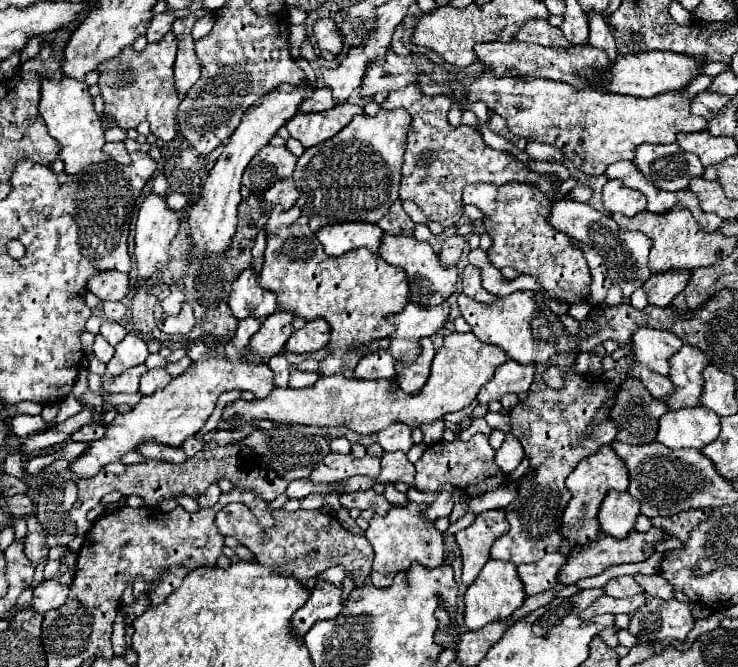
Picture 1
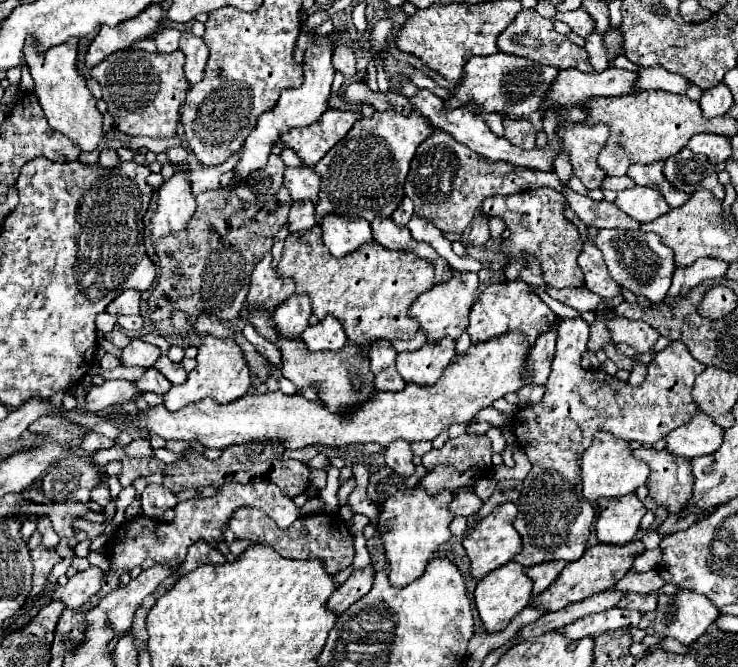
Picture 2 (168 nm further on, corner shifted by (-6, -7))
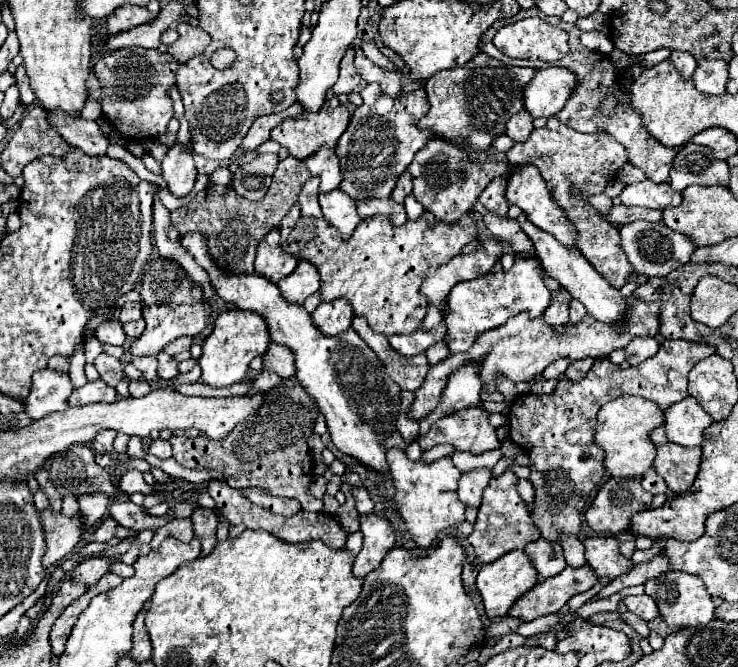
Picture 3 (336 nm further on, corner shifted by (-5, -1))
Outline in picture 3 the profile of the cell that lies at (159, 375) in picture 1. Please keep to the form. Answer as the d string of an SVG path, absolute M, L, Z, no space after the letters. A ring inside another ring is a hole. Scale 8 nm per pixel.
M134 356L132 358L132 364L142 372L142 378L146 382L158 382L158 376L156 376L156 368L158 368L158 360L156 356Z

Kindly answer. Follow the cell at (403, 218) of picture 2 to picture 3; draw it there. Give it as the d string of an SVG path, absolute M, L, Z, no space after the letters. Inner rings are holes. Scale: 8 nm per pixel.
M404 170L402 174L400 174L400 178L398 178L398 182L396 182L396 186L394 186L396 190L392 190L392 200L396 200L396 202L404 202L404 198L412 192L412 174L410 174L410 170Z

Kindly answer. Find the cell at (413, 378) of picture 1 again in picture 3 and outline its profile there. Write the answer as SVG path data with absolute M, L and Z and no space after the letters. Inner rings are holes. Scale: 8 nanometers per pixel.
M442 322L432 330L416 330L412 334L392 334L388 336L388 342L394 350L398 350L398 354L414 356L426 352L434 342L440 342L444 338L444 332L446 332L446 324Z

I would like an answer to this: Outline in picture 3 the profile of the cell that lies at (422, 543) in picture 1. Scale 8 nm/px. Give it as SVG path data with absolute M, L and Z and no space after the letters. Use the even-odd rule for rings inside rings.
M398 448L388 450L388 464L392 482L396 486L396 510L400 512L402 520L406 522L406 528L410 536L414 538L416 546L428 548L436 536L458 524L464 522L464 510L466 504L458 498L458 480L462 472L452 464L450 456L440 458L440 470L434 470L436 464L424 464L424 462L412 462L406 458L406 454Z

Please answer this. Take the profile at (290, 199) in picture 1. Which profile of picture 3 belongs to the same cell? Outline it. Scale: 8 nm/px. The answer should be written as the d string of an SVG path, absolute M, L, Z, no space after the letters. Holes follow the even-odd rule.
M322 146L322 150L318 150L318 154L310 156L306 160L306 166L310 168L312 176L320 178L320 192L330 192L334 188L338 188L338 184L342 182L342 170L340 170L340 160L336 156L336 148L328 148Z

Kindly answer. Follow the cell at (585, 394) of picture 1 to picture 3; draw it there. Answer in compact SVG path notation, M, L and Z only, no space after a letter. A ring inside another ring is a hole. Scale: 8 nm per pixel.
M664 340L656 358L644 360L638 366L630 366L630 368L620 368L616 364L612 364L608 358L598 358L594 360L590 372L586 374L586 378L582 378L582 382L570 386L564 376L562 378L562 386L558 386L558 390L554 394L522 394L514 400L512 408L510 408L510 416L508 416L508 424L510 424L510 434L508 438L518 444L524 452L528 452L532 466L530 466L530 482L536 490L536 502L532 506L532 518L534 524L538 526L538 530L542 532L542 538L550 538L550 542L558 542L558 534L560 532L570 532L570 534L578 534L580 532L580 524L582 524L582 512L584 506L588 502L588 496L592 492L592 488L596 484L600 484L602 476L604 476L604 450L594 442L594 430L596 430L596 414L598 410L618 398L618 396L642 396L648 398L652 402L656 402L658 406L662 406L664 410L676 402L680 402L682 398L688 396L686 384L688 384L688 372L694 368L696 362L700 362L702 358L712 356L716 350L714 346L706 344L706 342L686 342L686 340Z

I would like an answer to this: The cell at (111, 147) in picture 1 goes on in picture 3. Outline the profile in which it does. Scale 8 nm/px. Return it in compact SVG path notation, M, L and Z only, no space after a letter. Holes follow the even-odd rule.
M52 110L46 114L46 120L50 126L56 128L62 138L74 146L80 148L84 154L90 156L104 156L108 148L108 138L100 132L96 122L74 118L72 114L64 114L64 110Z

